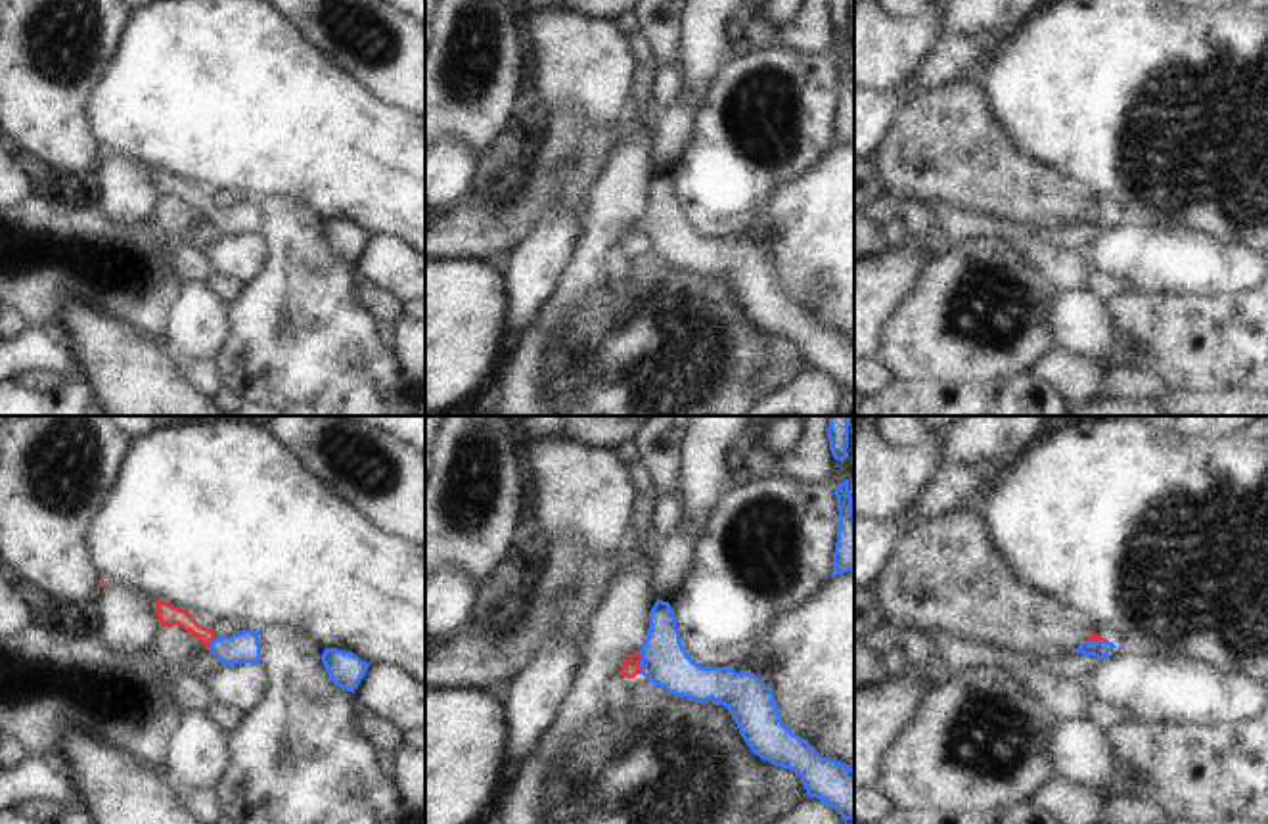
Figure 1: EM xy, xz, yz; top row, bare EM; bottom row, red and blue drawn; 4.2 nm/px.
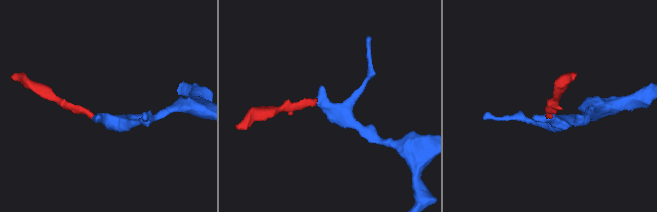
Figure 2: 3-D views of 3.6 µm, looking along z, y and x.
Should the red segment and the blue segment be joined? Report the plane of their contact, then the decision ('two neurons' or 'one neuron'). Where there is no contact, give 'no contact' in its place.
meets red in xz; one neuron

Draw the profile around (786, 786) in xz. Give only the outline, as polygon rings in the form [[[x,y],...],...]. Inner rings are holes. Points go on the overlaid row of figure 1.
[[[778,768],[772,772],[770,791],[778,799],[778,807],[762,814],[764,824],[781,818],[806,793],[801,776],[789,768]]]

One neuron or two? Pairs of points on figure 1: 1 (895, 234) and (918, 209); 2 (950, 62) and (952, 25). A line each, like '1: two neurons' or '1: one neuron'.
1: two neurons
2: two neurons

